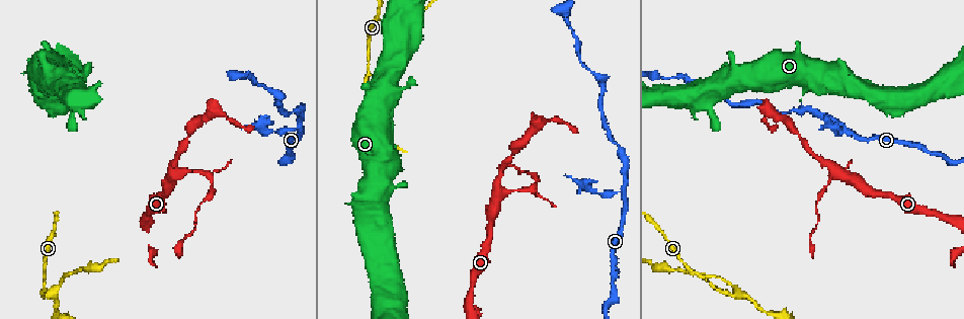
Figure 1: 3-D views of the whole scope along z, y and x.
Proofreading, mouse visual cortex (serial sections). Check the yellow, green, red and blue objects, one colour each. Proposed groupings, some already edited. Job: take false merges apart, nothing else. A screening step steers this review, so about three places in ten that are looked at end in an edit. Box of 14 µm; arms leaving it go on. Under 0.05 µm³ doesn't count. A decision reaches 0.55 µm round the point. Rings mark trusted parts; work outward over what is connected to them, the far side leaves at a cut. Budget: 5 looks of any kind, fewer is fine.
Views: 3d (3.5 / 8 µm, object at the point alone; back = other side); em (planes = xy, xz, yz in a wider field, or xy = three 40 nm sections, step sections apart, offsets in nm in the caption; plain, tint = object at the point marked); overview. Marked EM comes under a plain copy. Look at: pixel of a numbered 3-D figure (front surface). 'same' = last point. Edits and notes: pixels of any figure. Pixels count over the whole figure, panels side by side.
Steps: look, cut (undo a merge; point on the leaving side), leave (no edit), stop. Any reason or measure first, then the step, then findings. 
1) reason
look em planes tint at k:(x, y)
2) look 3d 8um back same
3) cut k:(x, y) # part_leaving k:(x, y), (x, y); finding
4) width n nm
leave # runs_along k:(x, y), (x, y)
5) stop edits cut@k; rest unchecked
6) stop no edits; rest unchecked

look 3d 8um back at 1:(519, 189)

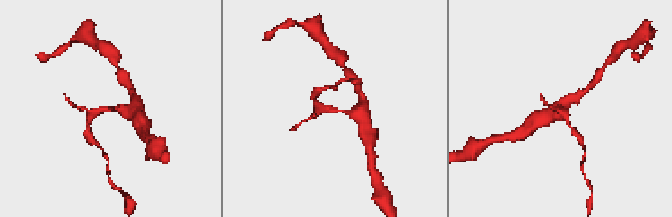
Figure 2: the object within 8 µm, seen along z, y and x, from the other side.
look 3d 3.5um at 2:(339, 111)

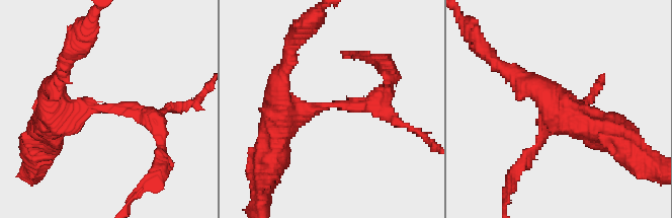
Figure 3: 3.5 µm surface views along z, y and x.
arm_widths 300, 500 nm
look em xy step 2 tint at 3:(110, 112)

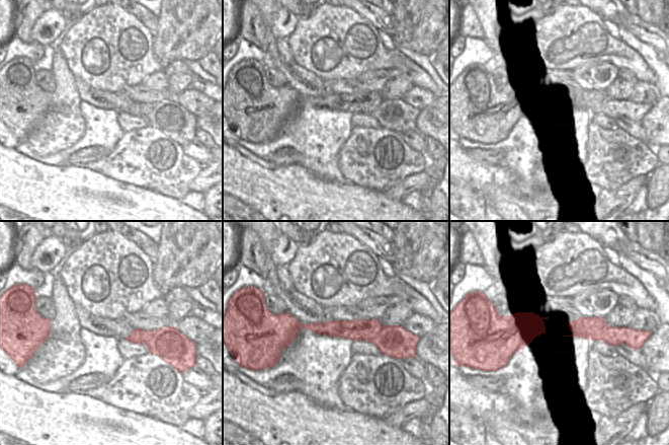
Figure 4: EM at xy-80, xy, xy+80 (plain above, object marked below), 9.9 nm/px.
cut 3:(164, 133) # part_leaving 3:(140, 114), (161, 135), (146, 189); two cells meet here

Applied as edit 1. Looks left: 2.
side arm on a straight run
look 3d 3.5um at 1:(623, 193)

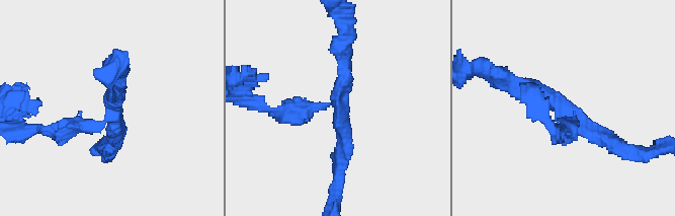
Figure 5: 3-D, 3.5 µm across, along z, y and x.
arms 3; arm_widths 200, 200, 300 nm
cut 5:(296, 109) # part_leaving 5:(328, 104), (303, 112), (253, 104); a second cell is stuck on

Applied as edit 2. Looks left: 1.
stop edits cut@3, cut@5; rest unchecked

